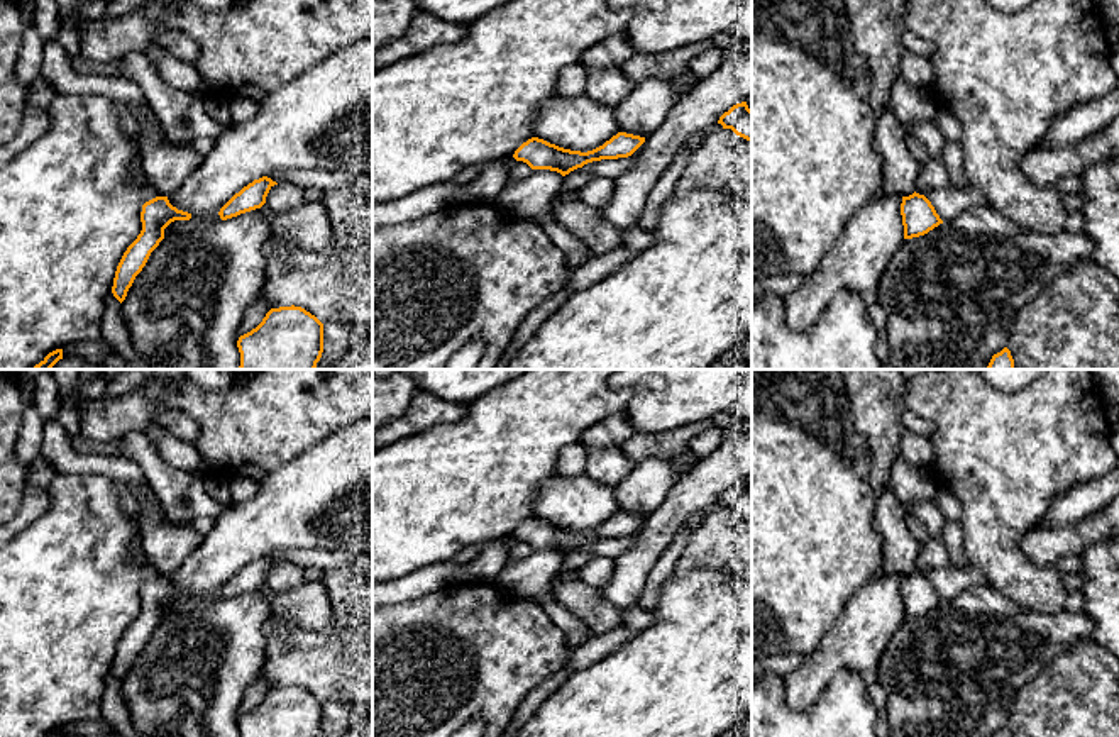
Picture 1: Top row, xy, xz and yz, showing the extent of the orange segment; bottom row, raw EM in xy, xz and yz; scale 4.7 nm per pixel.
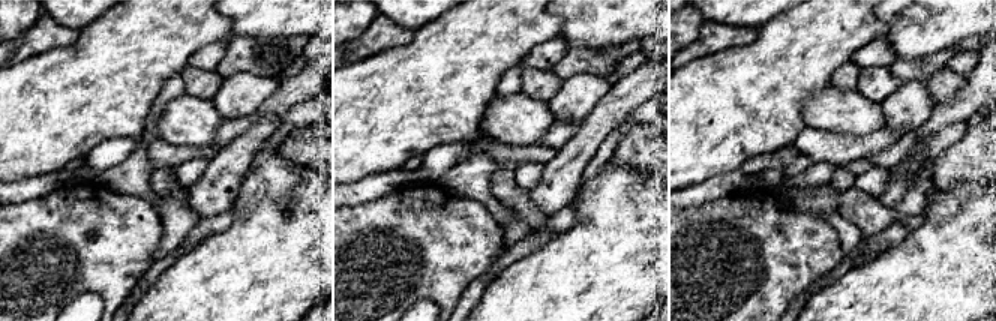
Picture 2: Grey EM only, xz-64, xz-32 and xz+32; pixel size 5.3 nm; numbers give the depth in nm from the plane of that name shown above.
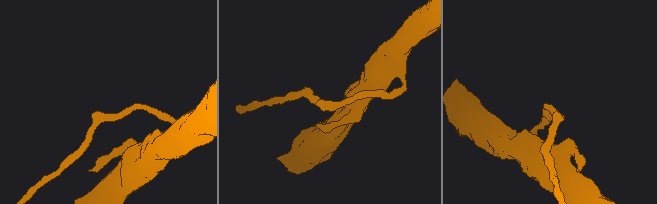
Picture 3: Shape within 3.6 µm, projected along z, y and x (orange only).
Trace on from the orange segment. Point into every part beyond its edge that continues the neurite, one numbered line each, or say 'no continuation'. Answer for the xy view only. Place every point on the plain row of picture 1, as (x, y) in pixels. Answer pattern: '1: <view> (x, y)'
no continuation

